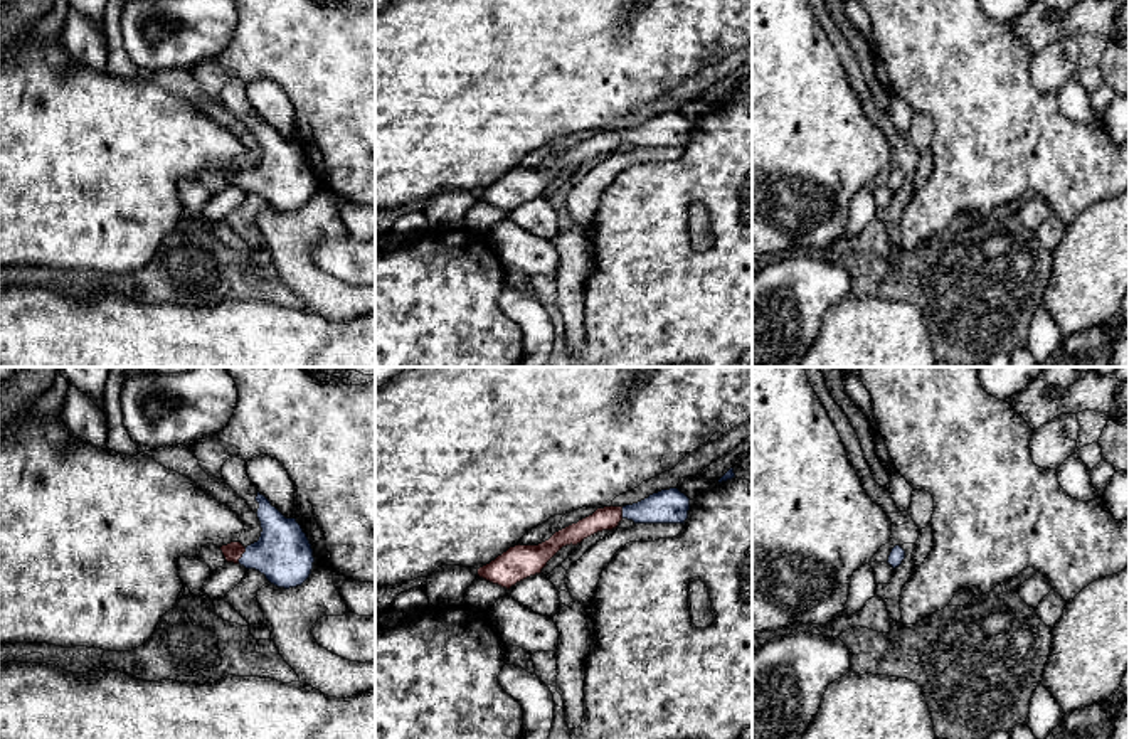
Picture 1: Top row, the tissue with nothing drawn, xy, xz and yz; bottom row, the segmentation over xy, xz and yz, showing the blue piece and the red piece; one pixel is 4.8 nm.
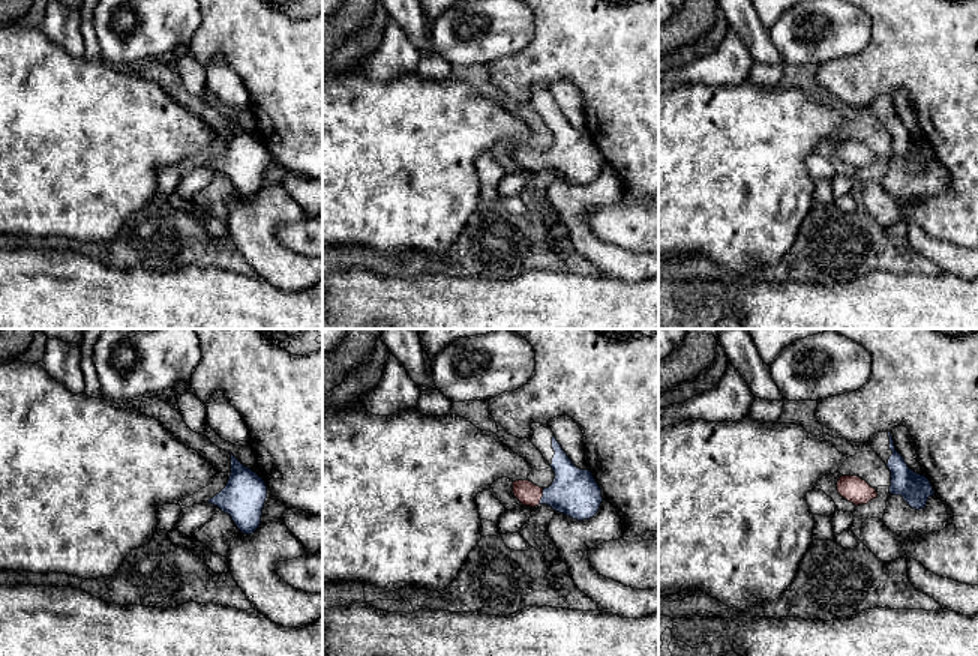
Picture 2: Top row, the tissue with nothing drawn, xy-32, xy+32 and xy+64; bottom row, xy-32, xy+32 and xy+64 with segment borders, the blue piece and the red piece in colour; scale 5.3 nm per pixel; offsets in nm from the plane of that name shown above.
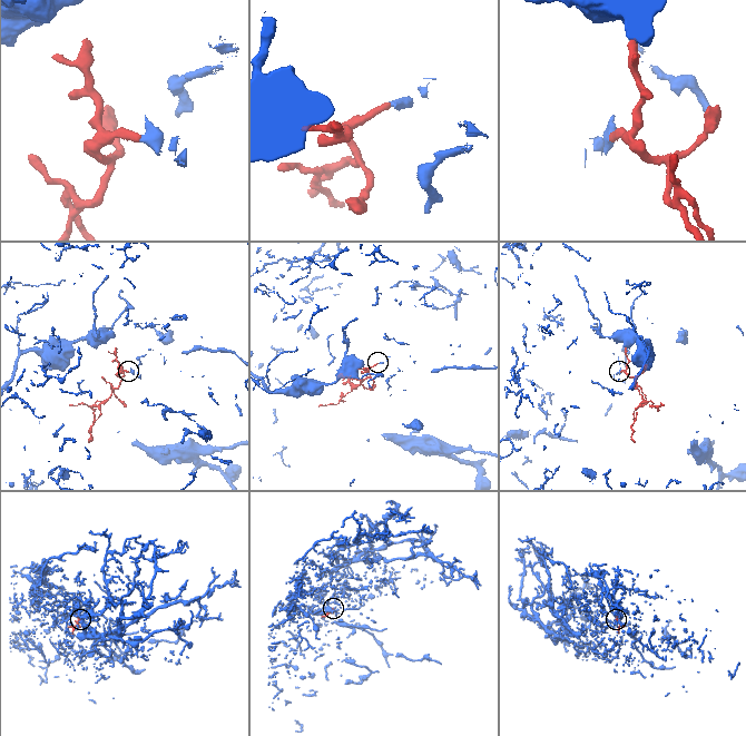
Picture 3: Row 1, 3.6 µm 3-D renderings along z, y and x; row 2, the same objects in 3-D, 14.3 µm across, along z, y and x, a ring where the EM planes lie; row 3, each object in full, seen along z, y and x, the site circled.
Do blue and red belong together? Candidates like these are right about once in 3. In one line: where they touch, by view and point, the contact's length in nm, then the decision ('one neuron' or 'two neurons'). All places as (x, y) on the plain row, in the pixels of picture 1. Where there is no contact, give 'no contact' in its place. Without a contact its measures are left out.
contact xy (243, 179); length 90 nm; one neuron

